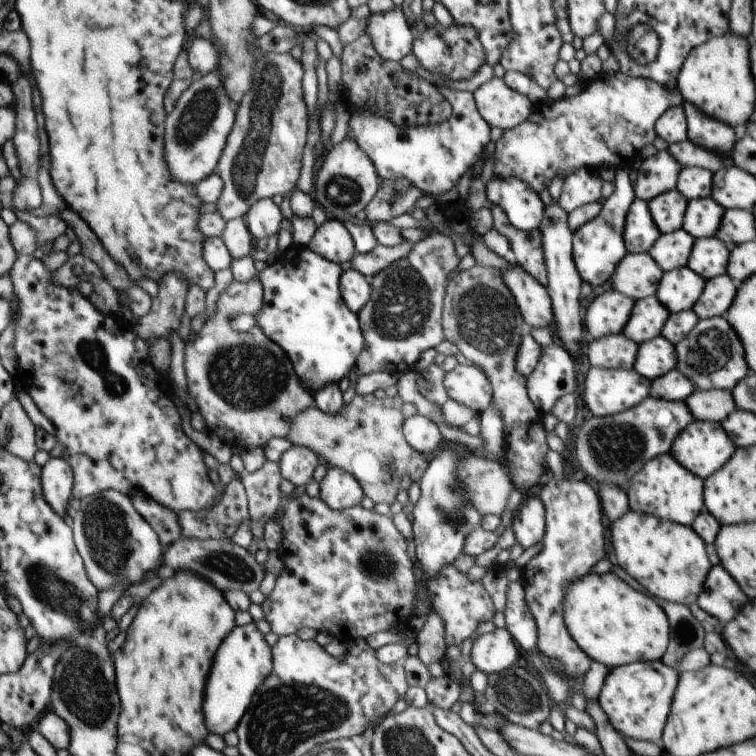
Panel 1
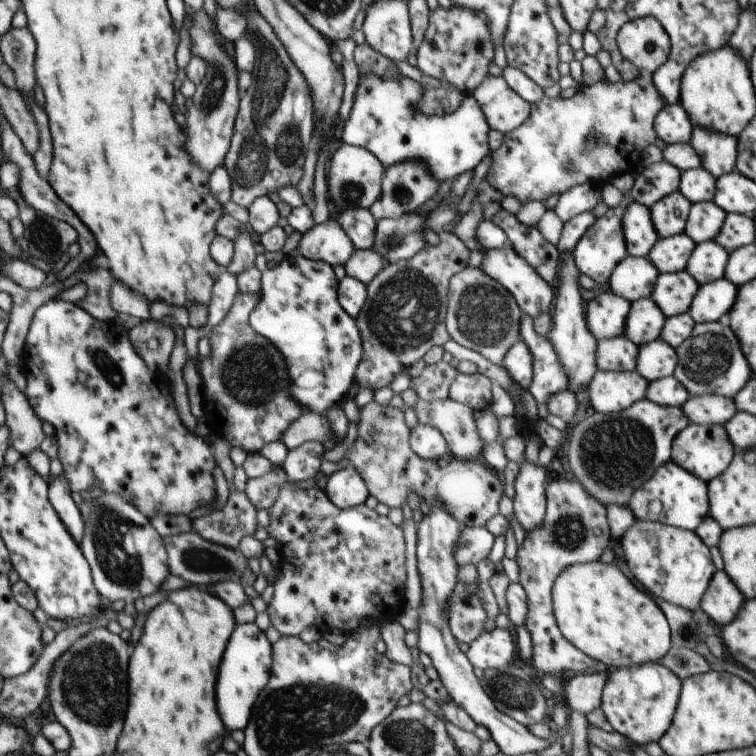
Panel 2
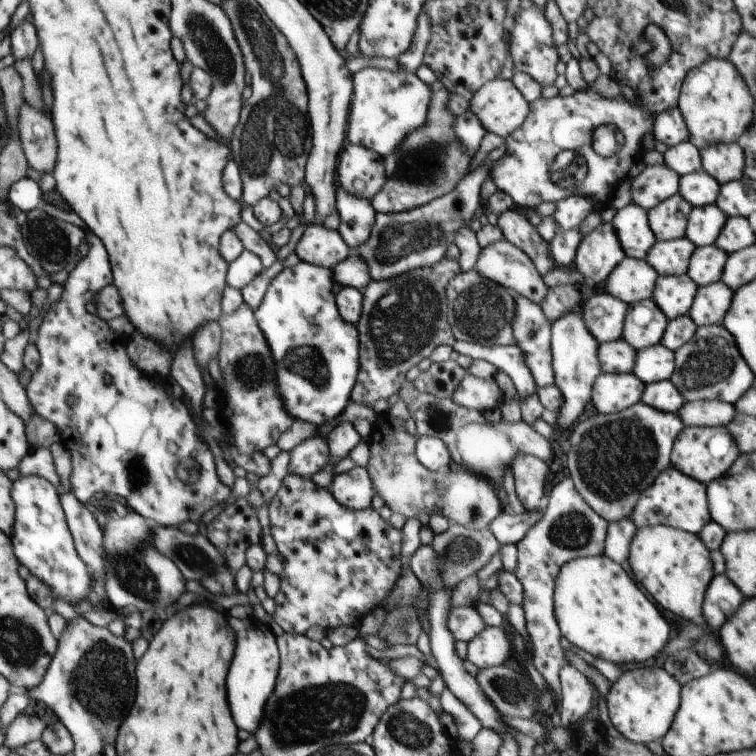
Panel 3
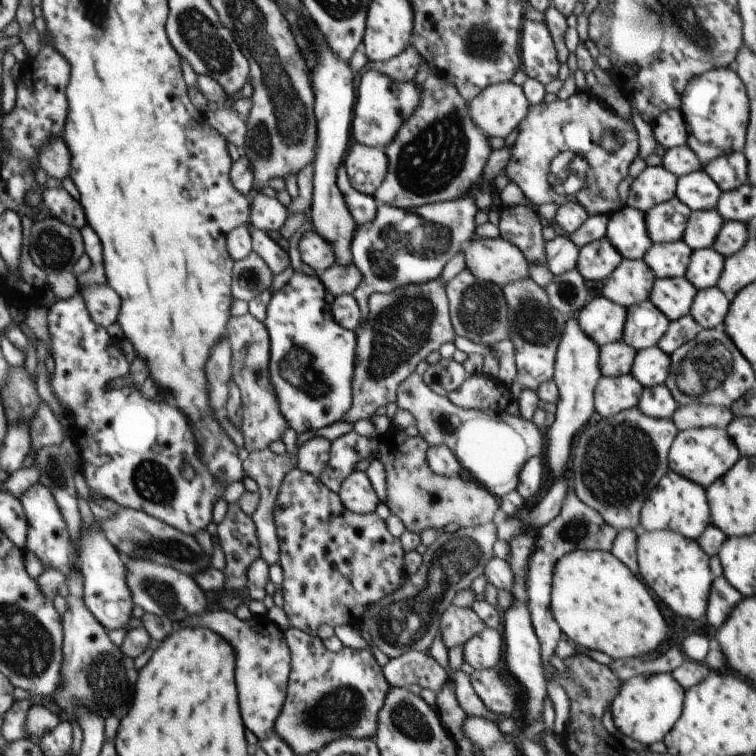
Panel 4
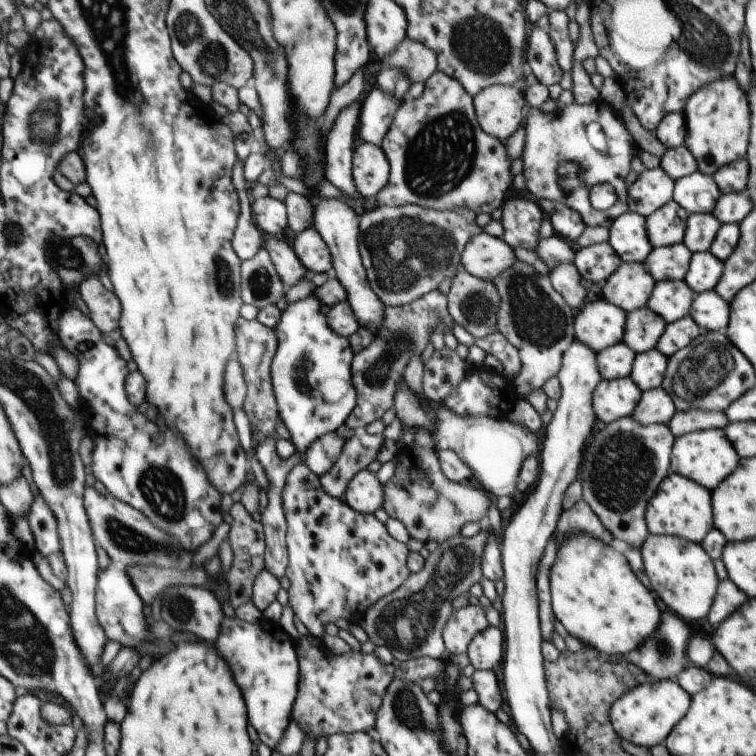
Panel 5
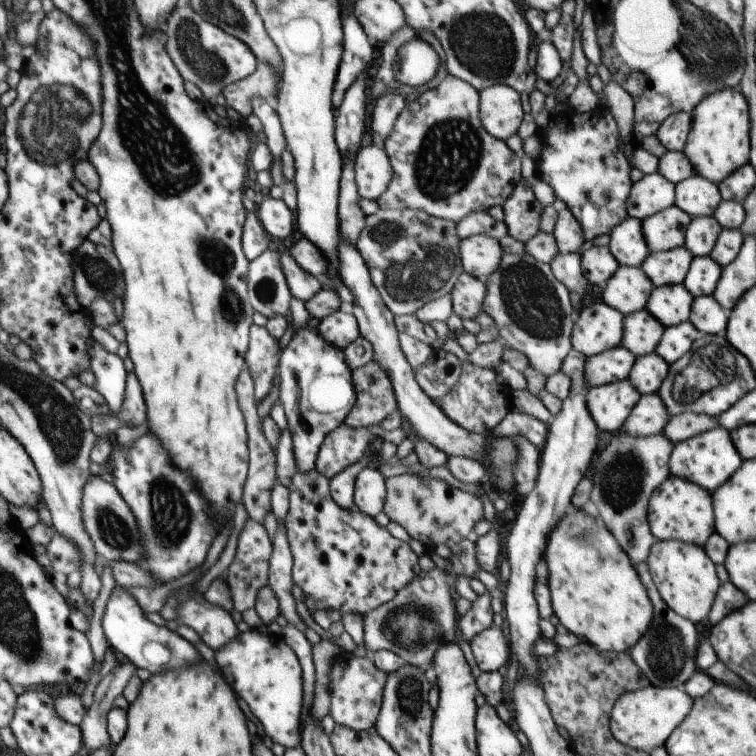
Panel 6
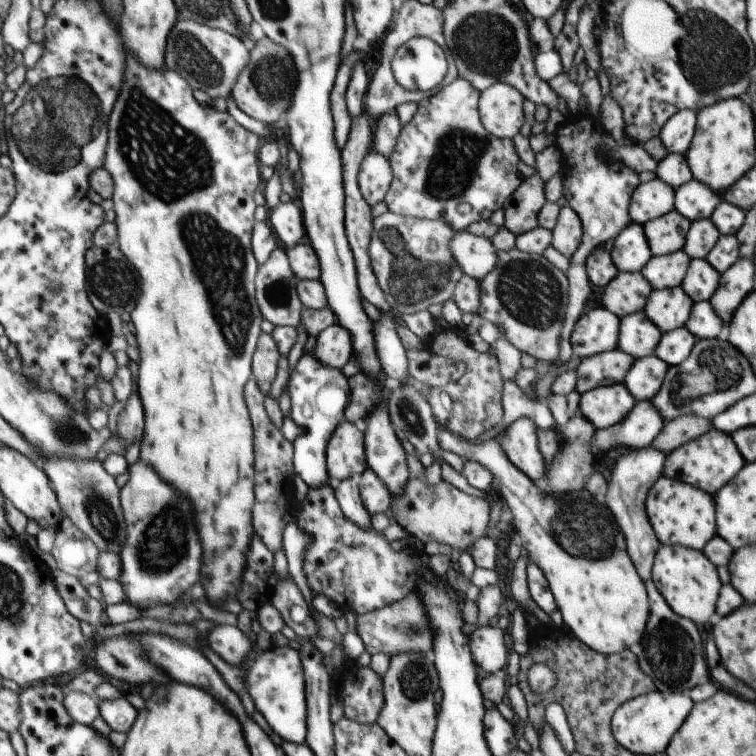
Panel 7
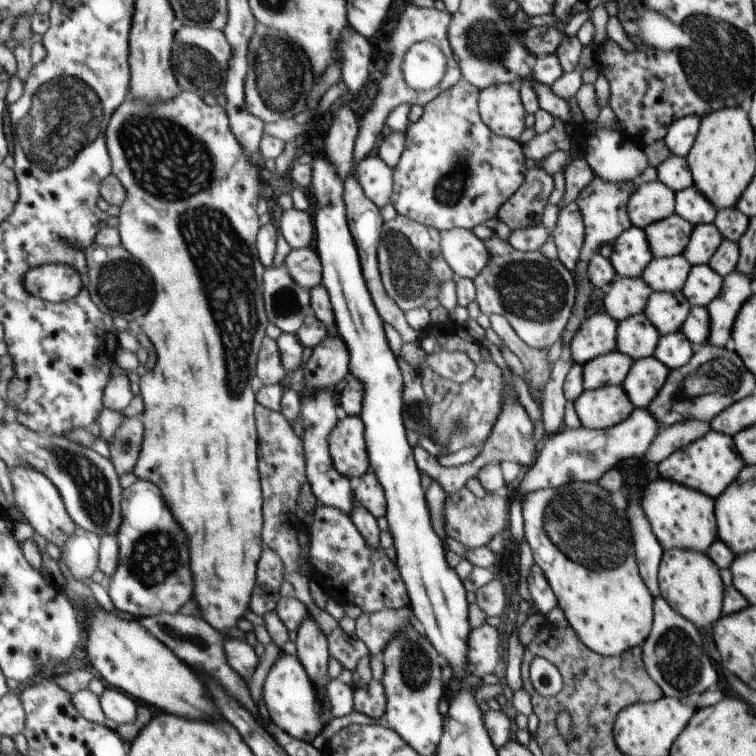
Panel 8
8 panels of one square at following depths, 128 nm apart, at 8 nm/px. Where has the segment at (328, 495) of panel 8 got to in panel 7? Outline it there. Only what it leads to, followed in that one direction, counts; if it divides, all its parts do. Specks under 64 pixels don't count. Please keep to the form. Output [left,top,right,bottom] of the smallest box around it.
[287,352,349,488]

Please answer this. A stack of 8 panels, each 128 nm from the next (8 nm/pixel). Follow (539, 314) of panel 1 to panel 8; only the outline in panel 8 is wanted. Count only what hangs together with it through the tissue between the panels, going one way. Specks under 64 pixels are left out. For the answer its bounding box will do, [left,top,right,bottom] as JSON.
[441,228,490,278]

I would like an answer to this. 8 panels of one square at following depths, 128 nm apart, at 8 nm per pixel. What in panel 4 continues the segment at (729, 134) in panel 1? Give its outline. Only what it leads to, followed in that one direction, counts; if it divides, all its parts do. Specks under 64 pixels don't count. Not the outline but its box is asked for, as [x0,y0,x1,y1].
[705,152,747,192]

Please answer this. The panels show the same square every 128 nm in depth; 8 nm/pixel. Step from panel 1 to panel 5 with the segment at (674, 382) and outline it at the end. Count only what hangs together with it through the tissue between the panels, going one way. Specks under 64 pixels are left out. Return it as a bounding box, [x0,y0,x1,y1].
[630,387,676,425]

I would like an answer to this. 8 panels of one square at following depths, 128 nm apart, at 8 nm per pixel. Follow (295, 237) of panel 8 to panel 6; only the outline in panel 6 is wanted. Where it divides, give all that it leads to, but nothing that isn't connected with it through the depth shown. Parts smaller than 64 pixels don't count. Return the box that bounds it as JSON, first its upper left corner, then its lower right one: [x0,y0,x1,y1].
[256,197,293,238]

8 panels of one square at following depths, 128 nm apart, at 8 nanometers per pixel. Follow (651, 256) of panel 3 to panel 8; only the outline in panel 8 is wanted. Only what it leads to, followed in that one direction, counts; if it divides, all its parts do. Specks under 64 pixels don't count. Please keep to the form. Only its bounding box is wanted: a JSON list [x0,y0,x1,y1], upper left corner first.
[641,254,691,292]

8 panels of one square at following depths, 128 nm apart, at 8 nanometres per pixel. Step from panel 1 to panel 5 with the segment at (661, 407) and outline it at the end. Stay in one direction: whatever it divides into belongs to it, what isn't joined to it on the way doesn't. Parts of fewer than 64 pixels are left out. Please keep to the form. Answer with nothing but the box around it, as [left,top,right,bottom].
[579,416,674,548]

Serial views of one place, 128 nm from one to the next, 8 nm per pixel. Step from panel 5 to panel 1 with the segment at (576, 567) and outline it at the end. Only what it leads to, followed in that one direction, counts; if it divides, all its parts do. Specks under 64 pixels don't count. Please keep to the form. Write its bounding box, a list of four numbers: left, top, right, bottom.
[562,573,667,670]

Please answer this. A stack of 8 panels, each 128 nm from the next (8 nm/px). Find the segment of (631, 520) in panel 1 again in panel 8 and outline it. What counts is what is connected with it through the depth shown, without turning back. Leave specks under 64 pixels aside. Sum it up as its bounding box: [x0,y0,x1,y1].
[658,549,723,628]

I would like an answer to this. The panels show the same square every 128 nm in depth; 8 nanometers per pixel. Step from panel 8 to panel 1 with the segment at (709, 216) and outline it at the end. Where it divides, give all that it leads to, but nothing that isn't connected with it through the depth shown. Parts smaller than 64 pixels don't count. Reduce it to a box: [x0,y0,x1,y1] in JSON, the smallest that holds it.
[675,167,713,201]

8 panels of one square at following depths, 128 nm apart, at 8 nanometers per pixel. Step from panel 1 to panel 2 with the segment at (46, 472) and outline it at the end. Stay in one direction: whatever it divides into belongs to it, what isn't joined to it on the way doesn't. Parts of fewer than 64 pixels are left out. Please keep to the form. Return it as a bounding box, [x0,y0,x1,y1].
[49,474,86,545]

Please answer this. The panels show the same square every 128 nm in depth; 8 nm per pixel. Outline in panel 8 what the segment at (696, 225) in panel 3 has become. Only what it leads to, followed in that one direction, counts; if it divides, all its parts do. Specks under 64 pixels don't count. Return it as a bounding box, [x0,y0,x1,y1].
[682,223,723,265]

